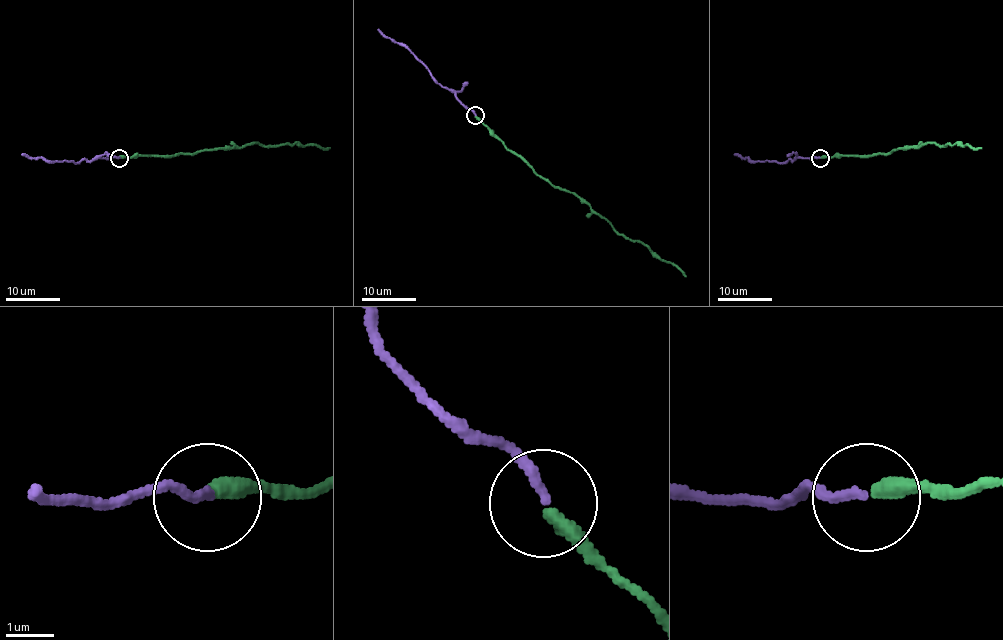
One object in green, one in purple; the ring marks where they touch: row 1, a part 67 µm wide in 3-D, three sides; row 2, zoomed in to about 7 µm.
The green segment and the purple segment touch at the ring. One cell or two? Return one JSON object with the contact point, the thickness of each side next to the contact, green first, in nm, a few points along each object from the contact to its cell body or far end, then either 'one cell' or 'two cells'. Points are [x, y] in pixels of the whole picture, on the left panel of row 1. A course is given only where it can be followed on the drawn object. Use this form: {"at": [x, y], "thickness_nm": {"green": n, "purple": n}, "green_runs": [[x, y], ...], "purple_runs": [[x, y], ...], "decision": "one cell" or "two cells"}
{"at": [119, 158], "thickness_nm": {"green": 320, "purple": 190}, "green_runs": [[119, 158], [193, 154], [260, 143], [262, 146], [297, 143], [329, 147]], "purple_runs": [[119, 158], [74, 162], [29, 158], [21, 154]], "decision": "one cell"}

